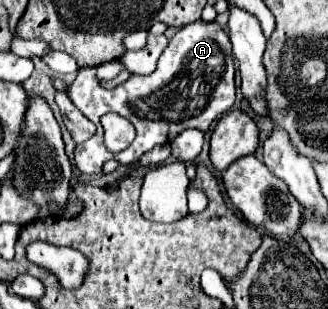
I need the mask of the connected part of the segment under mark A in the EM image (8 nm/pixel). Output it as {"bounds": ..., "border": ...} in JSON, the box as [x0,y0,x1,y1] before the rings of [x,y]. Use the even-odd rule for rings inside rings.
{"bounds":[67,21,235,175],"border":[[[195,21],[191,25],[185,25],[183,29],[179,29],[169,39],[169,45],[165,47],[165,51],[159,57],[157,69],[151,75],[135,75],[135,73],[131,73],[131,77],[125,83],[117,85],[115,89],[101,87],[97,83],[93,67],[91,69],[79,69],[77,79],[67,89],[67,95],[77,105],[77,109],[97,125],[97,131],[95,131],[95,135],[89,141],[77,145],[77,149],[75,149],[75,167],[81,173],[85,173],[85,175],[93,175],[93,173],[101,173],[103,163],[109,161],[109,159],[119,159],[121,165],[131,165],[133,161],[137,161],[145,151],[153,149],[155,145],[171,143],[187,127],[193,127],[193,129],[199,129],[199,131],[207,131],[209,125],[215,119],[219,119],[223,113],[227,113],[233,107],[233,103],[235,103],[235,79],[233,77],[235,77],[233,53],[231,53],[231,43],[229,43],[227,33],[221,29],[221,25],[217,25],[217,23],[203,23],[203,21]],[[109,111],[121,113],[137,129],[137,137],[135,137],[133,145],[129,149],[121,151],[119,155],[109,153],[105,149],[105,145],[103,145],[103,127],[101,127],[99,119],[101,119],[101,115],[105,115]]]}

